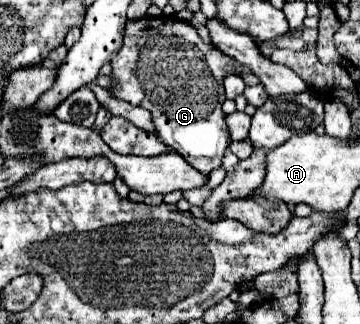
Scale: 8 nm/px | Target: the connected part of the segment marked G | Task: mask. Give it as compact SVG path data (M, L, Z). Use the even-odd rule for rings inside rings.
M142 18L142 20L128 20L126 32L124 32L124 46L114 56L112 64L112 92L134 106L142 106L150 110L156 132L160 140L182 154L190 166L194 166L198 172L210 174L214 168L222 164L222 154L228 148L228 128L224 124L222 114L222 102L224 102L224 76L236 74L242 76L242 68L236 60L230 60L230 56L224 56L214 46L206 44L198 30L182 20L176 18Z

